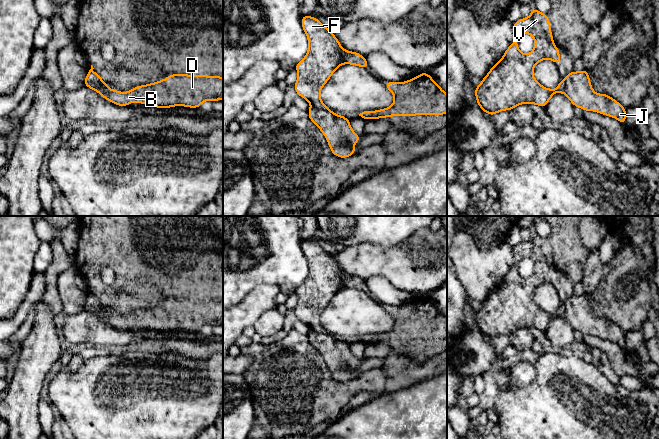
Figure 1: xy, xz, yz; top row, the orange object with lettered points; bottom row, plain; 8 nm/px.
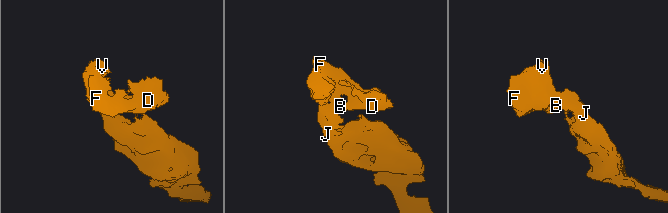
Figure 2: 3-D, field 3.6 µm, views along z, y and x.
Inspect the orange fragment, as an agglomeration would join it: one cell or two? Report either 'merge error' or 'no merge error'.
merge error

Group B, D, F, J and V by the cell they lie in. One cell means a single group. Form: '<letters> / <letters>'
B D F V / J

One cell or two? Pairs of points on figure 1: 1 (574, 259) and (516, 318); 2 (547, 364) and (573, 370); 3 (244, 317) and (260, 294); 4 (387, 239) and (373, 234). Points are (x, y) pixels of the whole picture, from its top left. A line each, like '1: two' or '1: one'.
1: one
2: one
3: one
4: one

